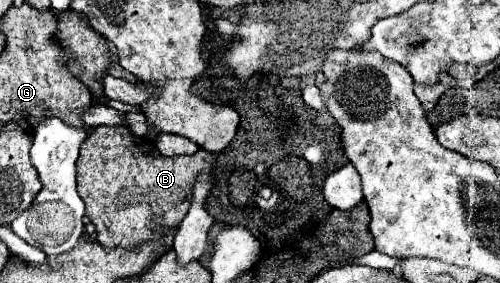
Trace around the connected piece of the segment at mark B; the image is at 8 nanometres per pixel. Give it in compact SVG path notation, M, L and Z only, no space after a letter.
M95 127L87 141L81 147L81 155L77 159L77 191L85 201L85 215L95 223L97 241L105 247L123 247L135 249L139 243L157 241L171 227L177 227L189 211L191 205L191 189L195 177L203 171L205 163L211 159L211 153L199 149L195 155L177 155L165 157L155 149L155 141L151 137L137 137L127 127Z

